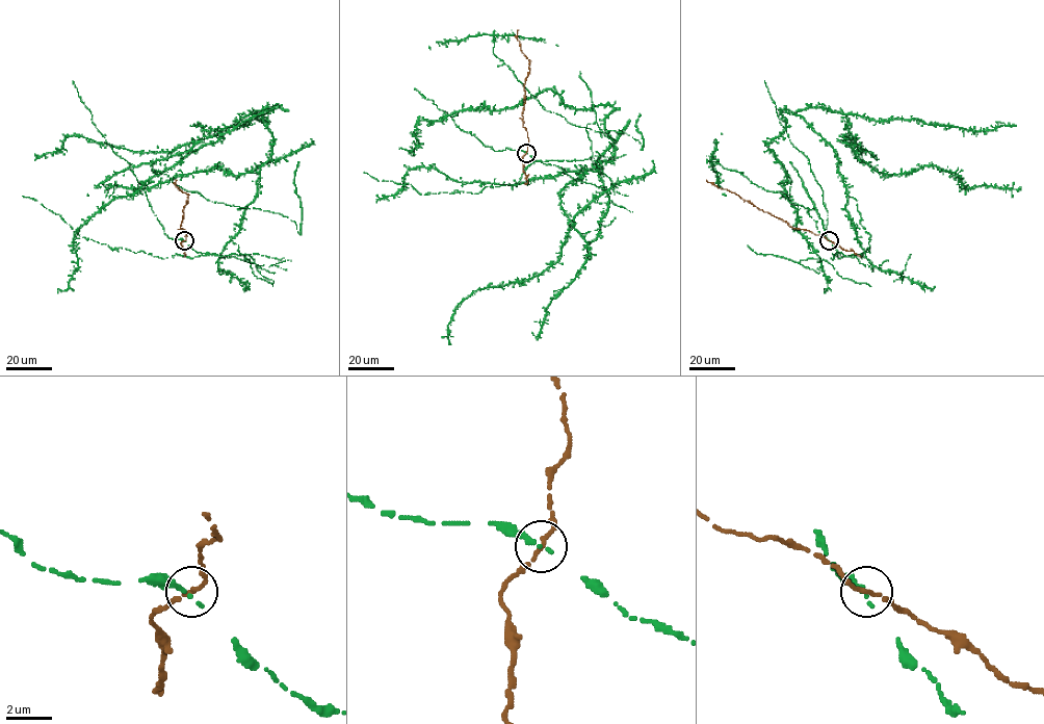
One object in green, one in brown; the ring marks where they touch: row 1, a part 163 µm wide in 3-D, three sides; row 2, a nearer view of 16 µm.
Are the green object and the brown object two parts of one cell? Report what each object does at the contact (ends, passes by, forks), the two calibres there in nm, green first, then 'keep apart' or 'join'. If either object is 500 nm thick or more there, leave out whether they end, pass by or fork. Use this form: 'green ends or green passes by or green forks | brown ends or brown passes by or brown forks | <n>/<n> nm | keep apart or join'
green ends | brown passes by | 260/170 nm | keep apart

